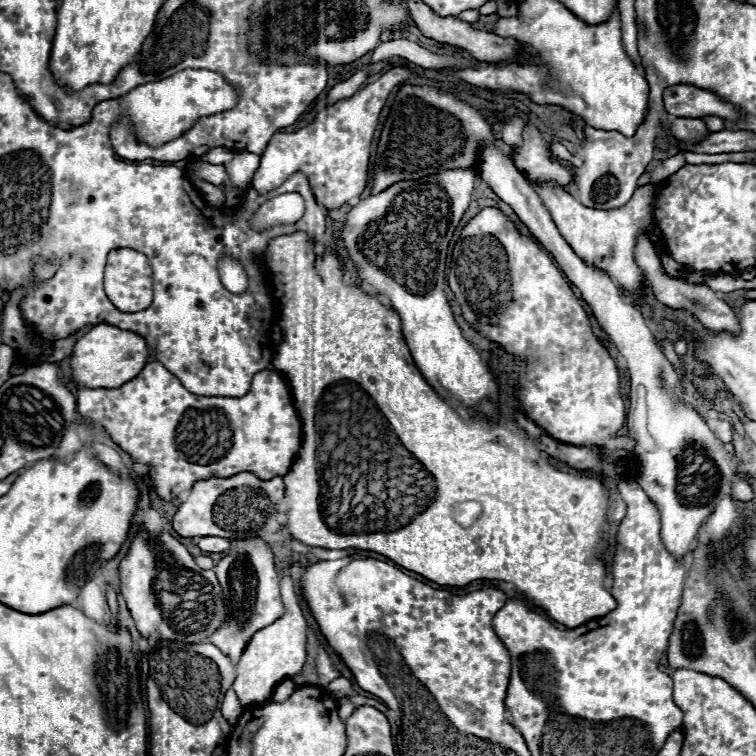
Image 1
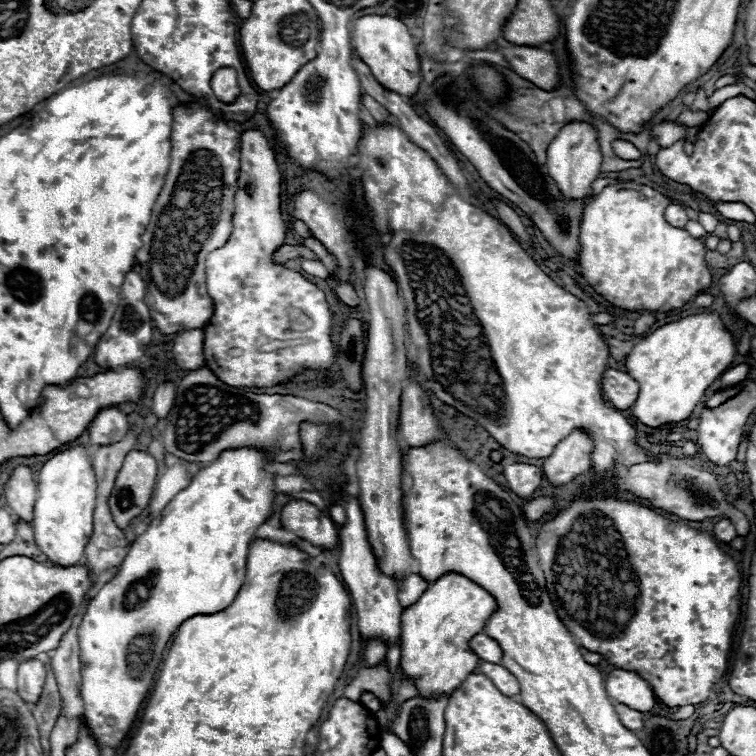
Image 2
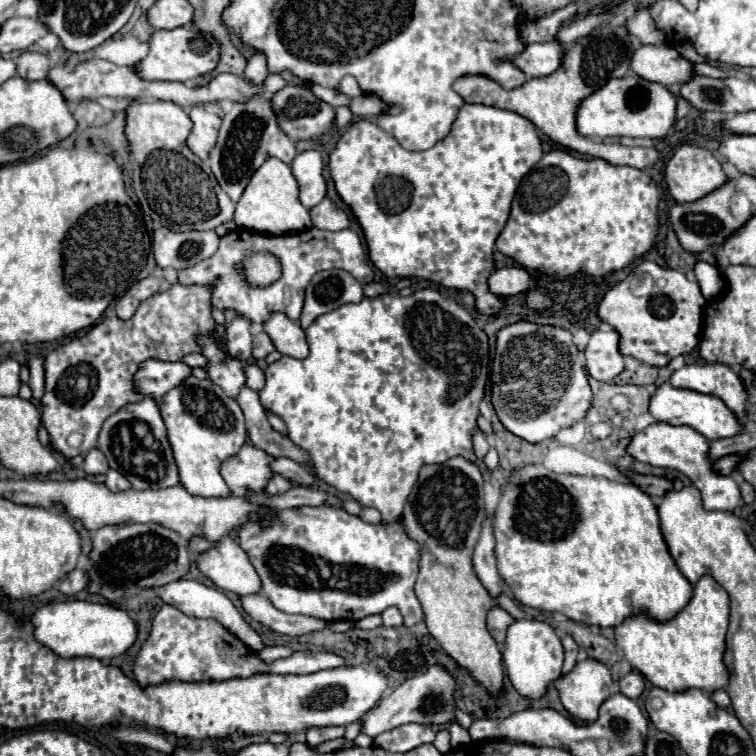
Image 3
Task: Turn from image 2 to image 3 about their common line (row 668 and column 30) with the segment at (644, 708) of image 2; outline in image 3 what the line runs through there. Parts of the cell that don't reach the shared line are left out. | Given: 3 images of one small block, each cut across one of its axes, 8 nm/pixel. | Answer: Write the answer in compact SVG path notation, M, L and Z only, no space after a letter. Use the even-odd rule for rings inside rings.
M80 600L52 602L38 608L30 616L30 622L34 626L34 638L62 658L94 656L98 660L110 660L124 654L136 640L136 622L128 616L128 612L110 604L92 604Z

